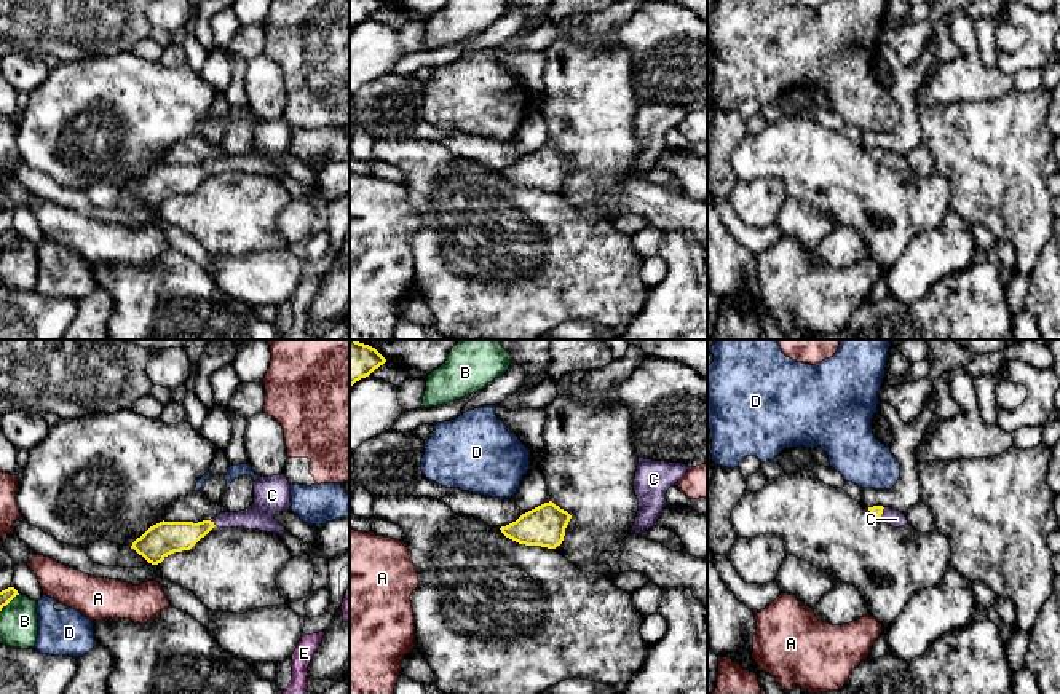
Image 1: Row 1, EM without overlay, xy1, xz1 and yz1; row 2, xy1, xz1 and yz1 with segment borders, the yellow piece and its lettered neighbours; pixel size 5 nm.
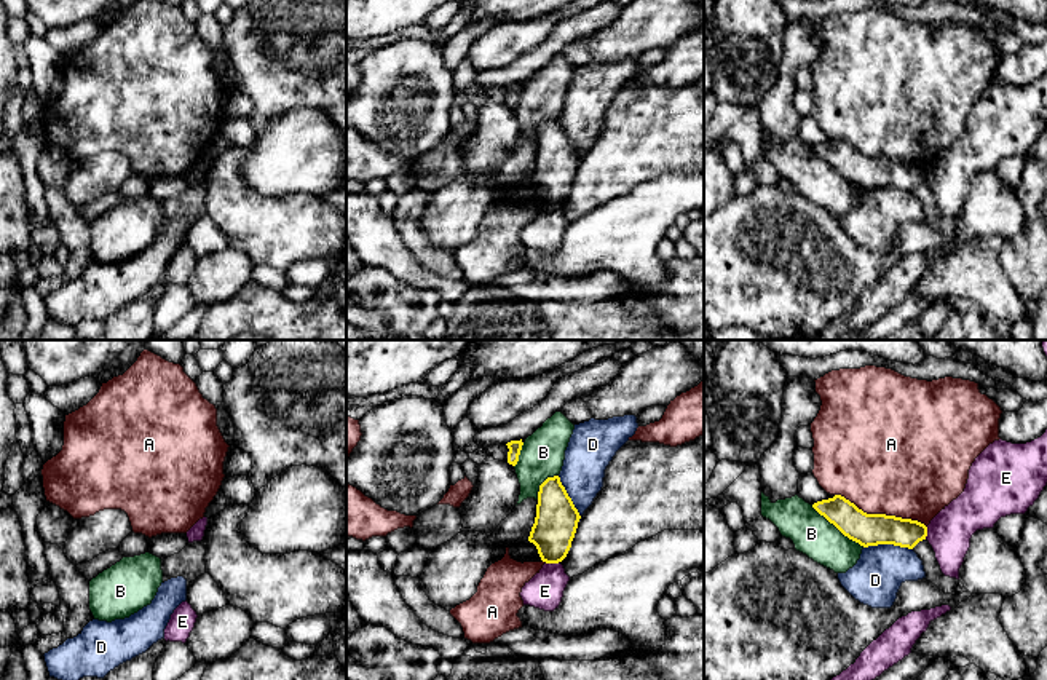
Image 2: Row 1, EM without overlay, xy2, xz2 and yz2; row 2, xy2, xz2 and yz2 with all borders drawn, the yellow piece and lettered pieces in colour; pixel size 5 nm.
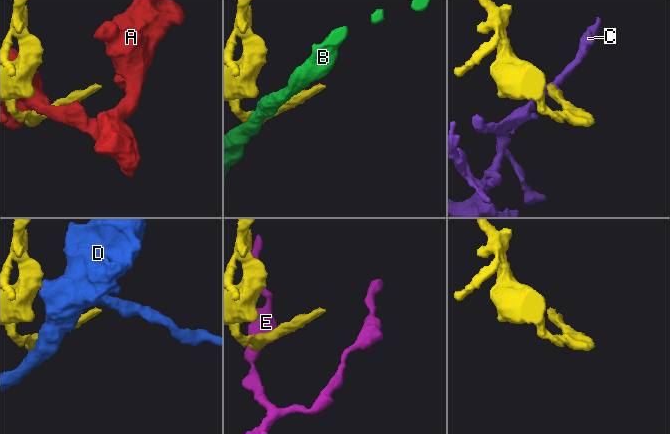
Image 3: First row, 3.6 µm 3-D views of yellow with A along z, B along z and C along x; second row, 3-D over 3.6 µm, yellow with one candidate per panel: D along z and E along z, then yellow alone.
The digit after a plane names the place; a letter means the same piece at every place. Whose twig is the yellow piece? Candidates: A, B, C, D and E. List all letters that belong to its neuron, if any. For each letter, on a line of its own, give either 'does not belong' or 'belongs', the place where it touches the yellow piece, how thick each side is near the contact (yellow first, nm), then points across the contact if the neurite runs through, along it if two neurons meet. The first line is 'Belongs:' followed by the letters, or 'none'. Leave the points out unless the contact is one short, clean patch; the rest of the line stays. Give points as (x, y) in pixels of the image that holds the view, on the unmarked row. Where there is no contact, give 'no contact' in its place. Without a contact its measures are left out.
Belongs: C
A: does not belong; contact yz2 (881, 157); calibres 160 and 500 nm
B: does not belong; contact yz2 (838, 171); calibres 160 and 200 nm
C: belongs; contact xy1 (213, 166); calibres 160 and 140 nm; way xy1 (166, 181), (182, 179), (213, 166), (261, 158)
D: does not belong; contact yz2 (888, 185); calibres 160 and 260 nm
E: does not belong; contact xz2 (553, 205); calibres 220 and 190 nm; border xz2 (559, 203), (546, 206)

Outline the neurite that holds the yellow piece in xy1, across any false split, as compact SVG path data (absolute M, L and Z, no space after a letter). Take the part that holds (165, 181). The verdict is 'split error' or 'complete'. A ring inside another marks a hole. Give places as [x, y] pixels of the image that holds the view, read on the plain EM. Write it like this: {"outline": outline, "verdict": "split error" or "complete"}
{"outline": "M284 116L260 120L254 126L254 147L239 155L223 155L214 164L160 164L137 180L131 191L148 206L158 207L174 195L190 193L214 169L262 172L283 177L286 171L275 161L276 155L292 152L291 126Z", "verdict": "split error"}

